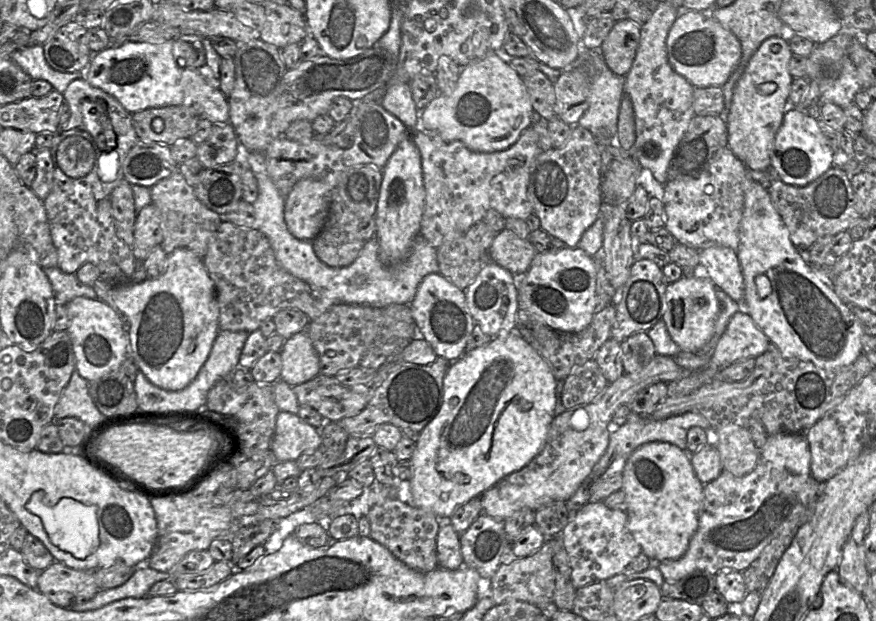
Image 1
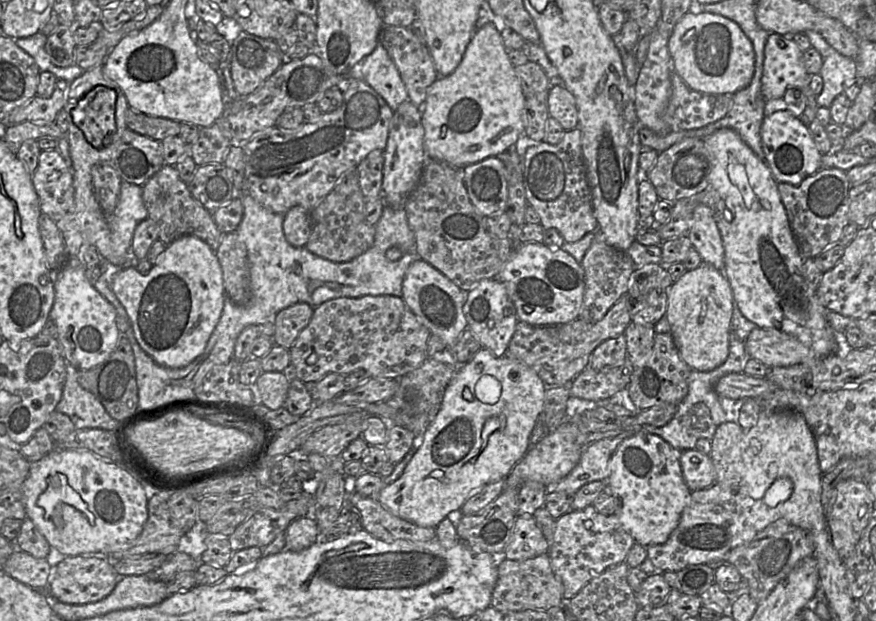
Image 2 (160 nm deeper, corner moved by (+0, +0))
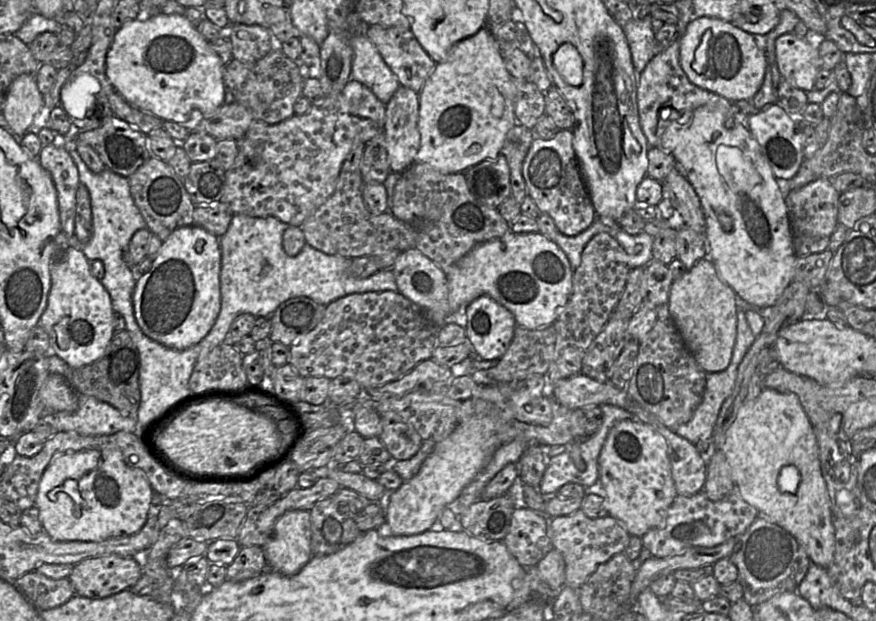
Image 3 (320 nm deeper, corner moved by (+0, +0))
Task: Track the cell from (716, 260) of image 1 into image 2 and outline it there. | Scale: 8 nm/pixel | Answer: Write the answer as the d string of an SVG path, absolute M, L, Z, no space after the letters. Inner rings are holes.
M699 205L694 209L688 237L702 261L723 272L724 247L710 207Z

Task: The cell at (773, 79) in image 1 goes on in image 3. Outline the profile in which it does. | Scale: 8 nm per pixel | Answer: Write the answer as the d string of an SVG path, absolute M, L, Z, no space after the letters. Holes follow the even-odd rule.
M793 32L782 34L775 41L775 57L782 78L804 92L815 89L817 73L822 69L816 39L799 37Z

